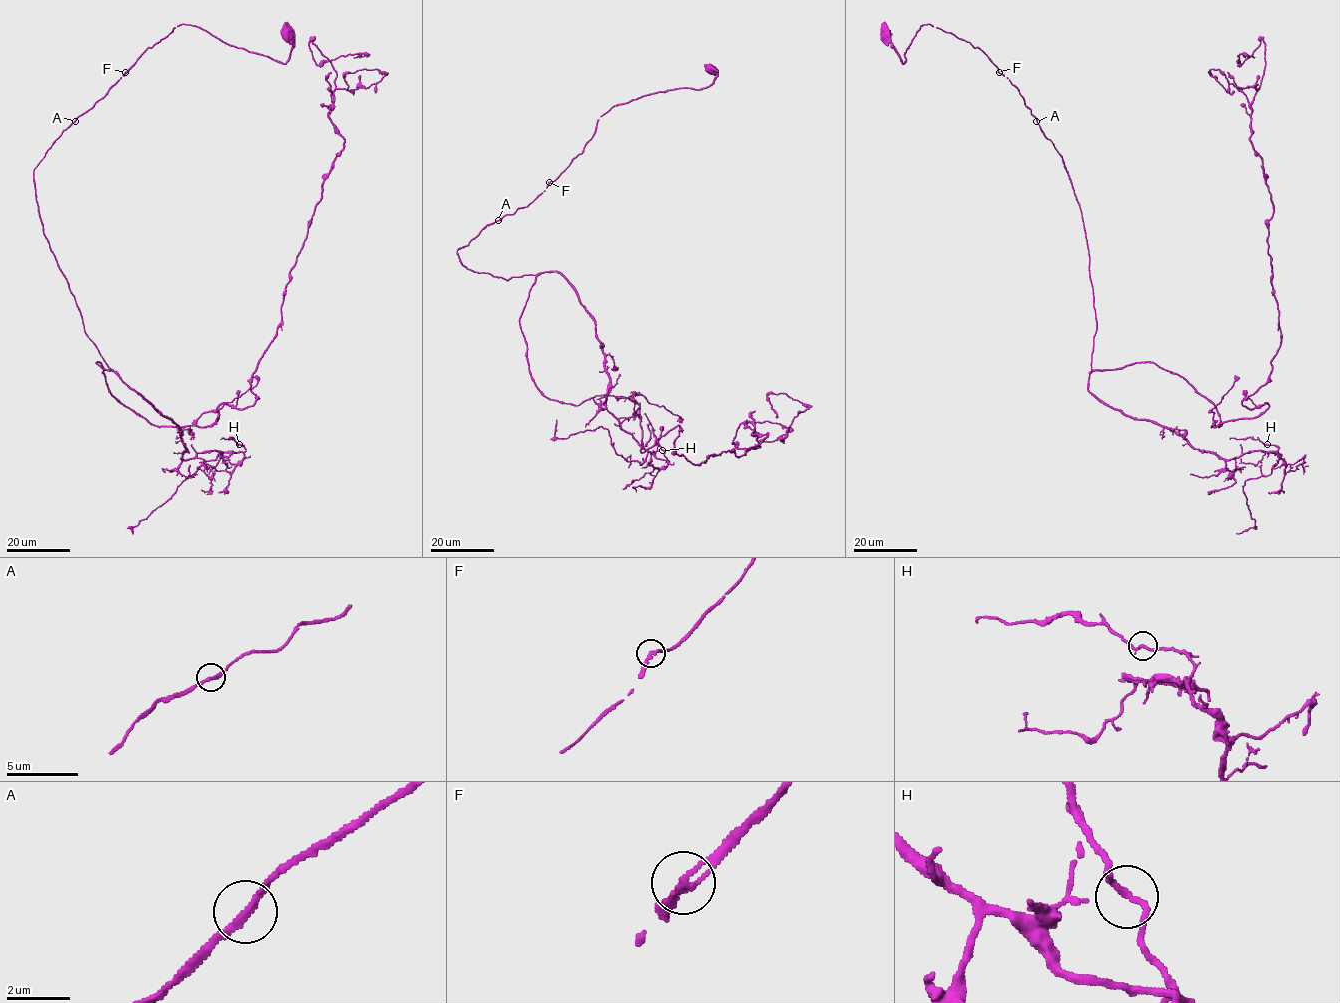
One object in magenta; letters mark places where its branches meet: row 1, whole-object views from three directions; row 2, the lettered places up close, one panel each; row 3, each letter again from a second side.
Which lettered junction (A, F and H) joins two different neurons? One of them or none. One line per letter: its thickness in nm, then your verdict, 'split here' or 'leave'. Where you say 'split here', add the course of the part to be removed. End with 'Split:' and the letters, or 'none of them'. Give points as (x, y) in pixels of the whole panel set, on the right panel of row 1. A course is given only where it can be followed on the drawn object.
A: 190 nm | leave
F: 180 nm | leave
H: 190 nm | leave
Split: none of them

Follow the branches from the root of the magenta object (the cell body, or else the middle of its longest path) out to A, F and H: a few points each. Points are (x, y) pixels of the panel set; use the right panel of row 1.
A: (885, 35), (902, 63), (907, 48), (922, 24), (929, 24), (969, 42), (1009, 79), (1036, 121)
F: (885, 35), (903, 63), (905, 52), (920, 27), (929, 24), (978, 48), (999, 72)
H: (885, 35), (902, 63), (922, 24), (978, 48), (1062, 157), (1089, 257), (1088, 390), (1226, 460), (1267, 444)

